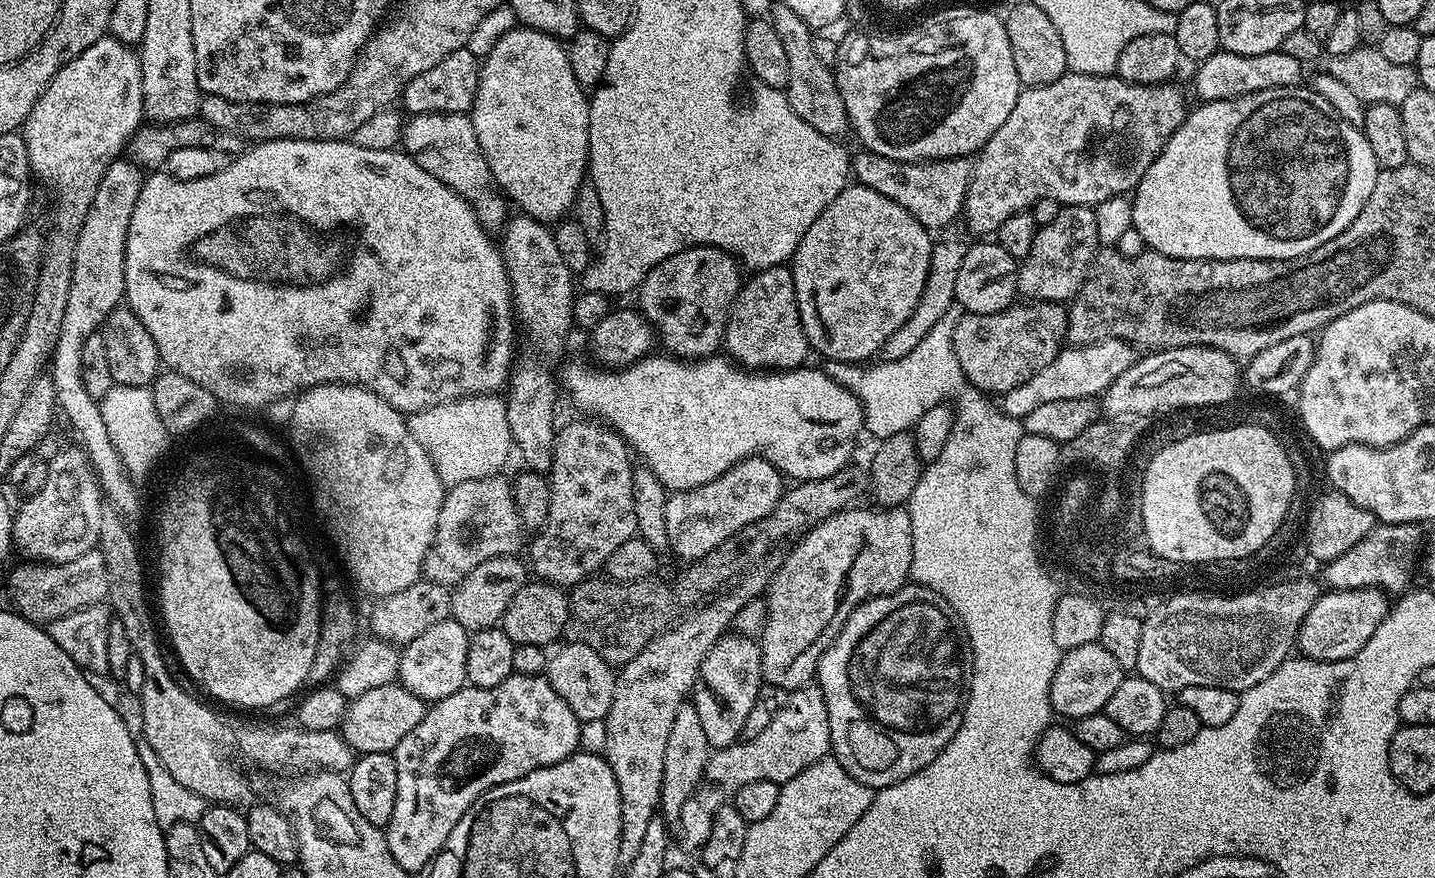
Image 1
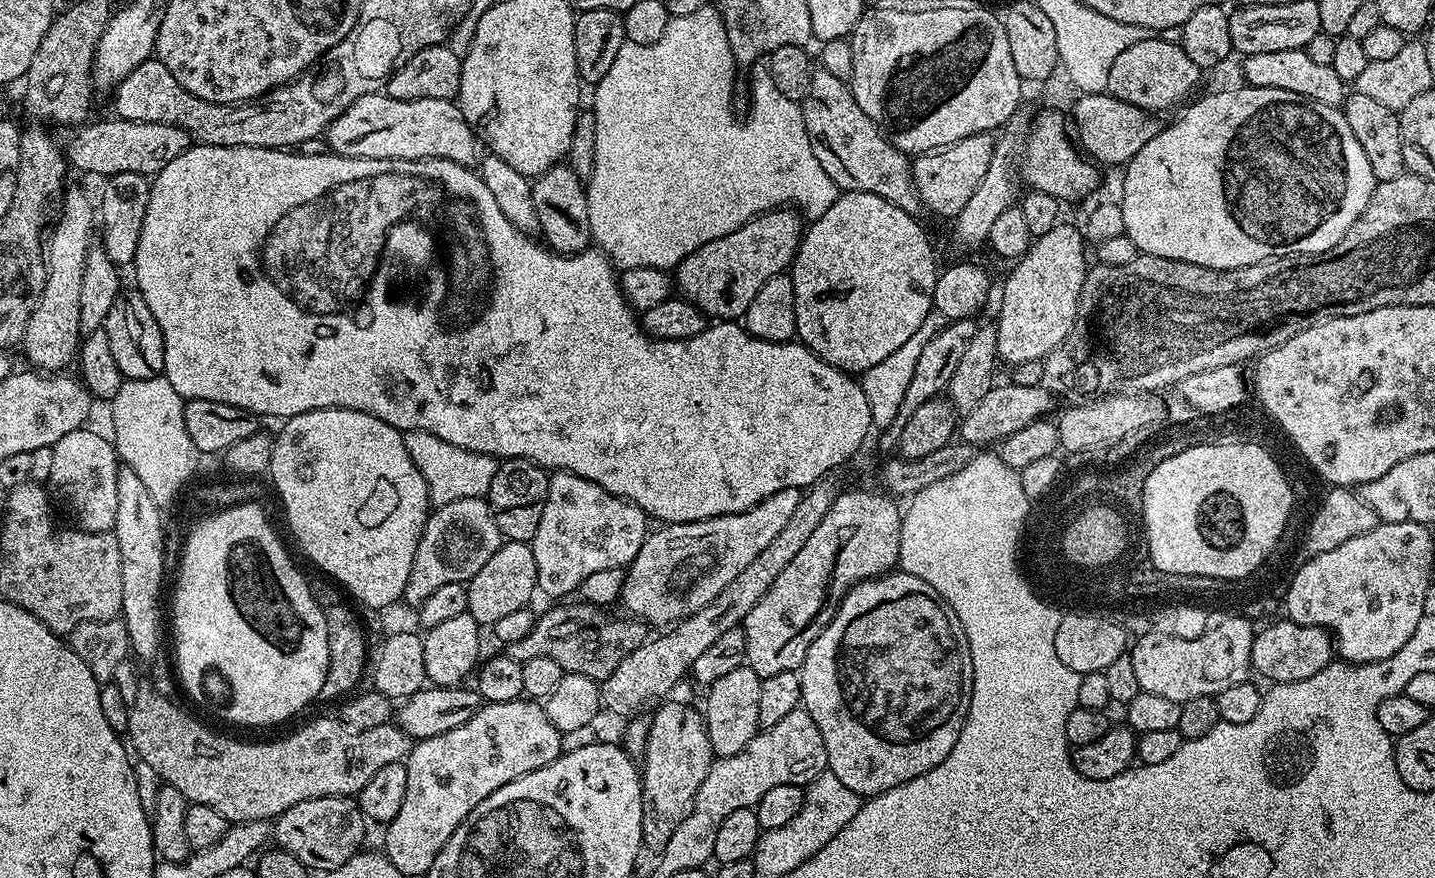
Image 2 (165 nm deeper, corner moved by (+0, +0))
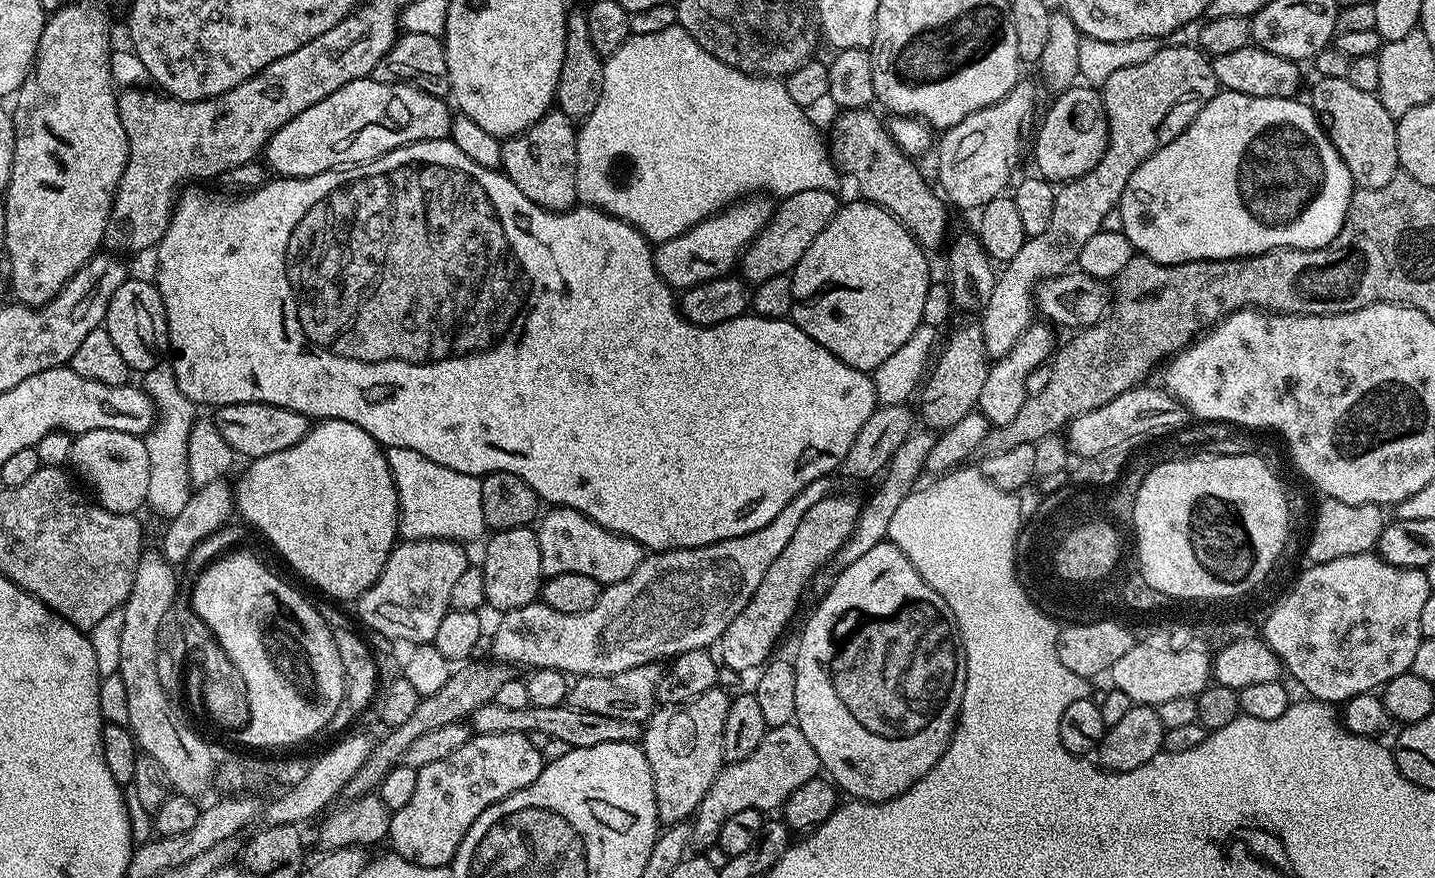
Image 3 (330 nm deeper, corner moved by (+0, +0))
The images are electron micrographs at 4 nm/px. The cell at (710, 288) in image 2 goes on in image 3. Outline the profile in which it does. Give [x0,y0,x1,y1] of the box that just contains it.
[738,190,842,286]

